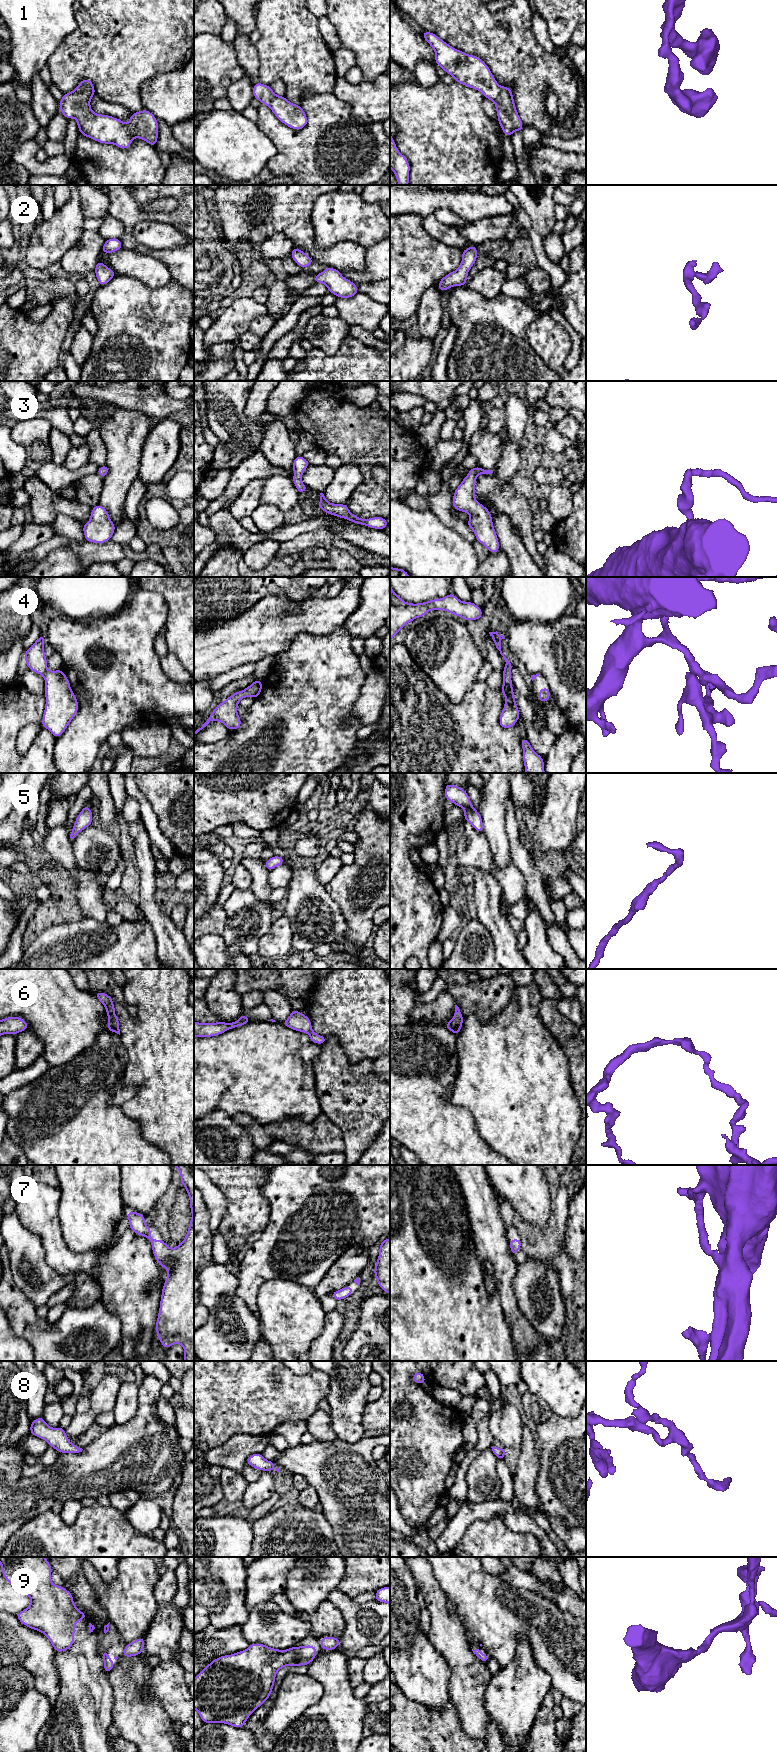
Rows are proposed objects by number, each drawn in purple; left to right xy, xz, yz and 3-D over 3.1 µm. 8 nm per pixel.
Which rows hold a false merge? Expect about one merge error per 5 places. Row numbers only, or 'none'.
none

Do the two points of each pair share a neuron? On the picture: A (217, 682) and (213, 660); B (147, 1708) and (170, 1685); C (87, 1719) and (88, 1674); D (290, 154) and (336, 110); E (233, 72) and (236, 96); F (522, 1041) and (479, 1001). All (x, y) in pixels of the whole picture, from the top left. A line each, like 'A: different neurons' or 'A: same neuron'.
A: different neurons
B: different neurons
C: same neuron
D: same neuron
E: different neurons
F: different neurons

